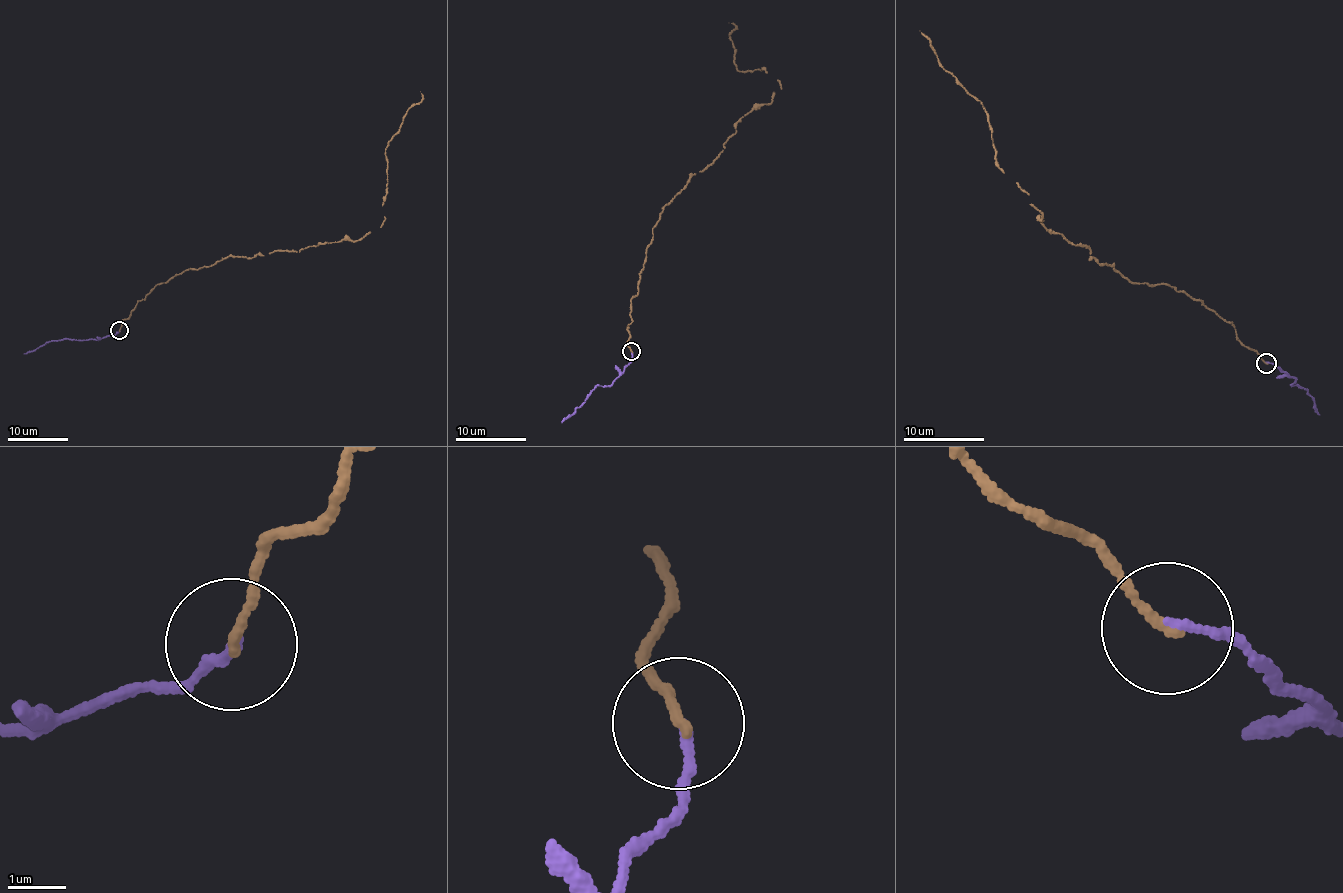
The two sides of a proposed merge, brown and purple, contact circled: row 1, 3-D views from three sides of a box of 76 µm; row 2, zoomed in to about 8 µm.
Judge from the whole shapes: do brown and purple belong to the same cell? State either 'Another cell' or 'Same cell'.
Same cell

